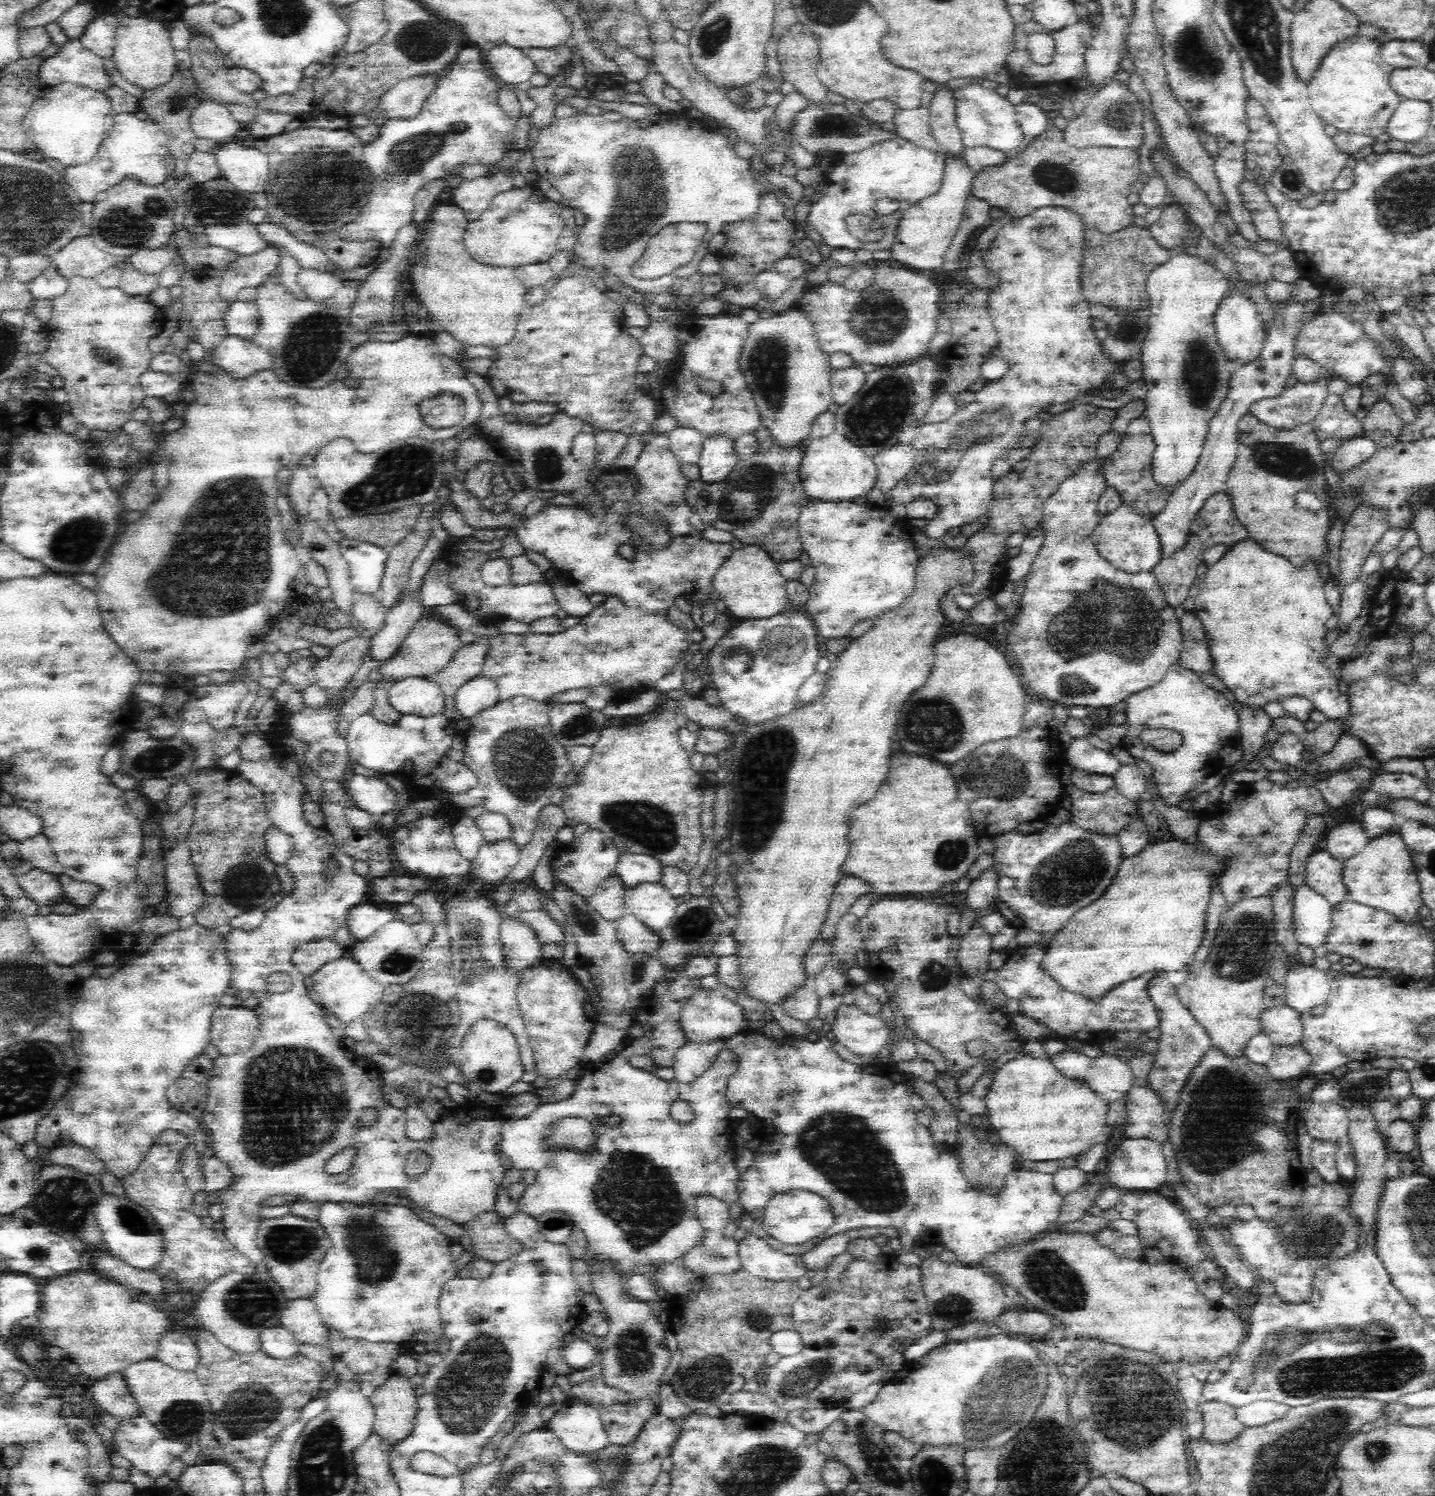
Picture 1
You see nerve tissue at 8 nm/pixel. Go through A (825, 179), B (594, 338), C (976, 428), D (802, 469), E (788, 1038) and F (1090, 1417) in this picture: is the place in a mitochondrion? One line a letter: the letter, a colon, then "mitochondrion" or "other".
A: other
B: other
C: mitochondrion
D: other
E: other
F: other

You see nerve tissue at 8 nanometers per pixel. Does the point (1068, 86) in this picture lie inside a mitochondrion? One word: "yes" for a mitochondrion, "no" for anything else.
no

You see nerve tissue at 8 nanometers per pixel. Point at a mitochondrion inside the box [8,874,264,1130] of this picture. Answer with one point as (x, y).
(184, 896)

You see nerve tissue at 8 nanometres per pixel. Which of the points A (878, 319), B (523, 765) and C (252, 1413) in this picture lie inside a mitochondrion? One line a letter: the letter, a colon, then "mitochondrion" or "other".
A: mitochondrion
B: mitochondrion
C: mitochondrion

